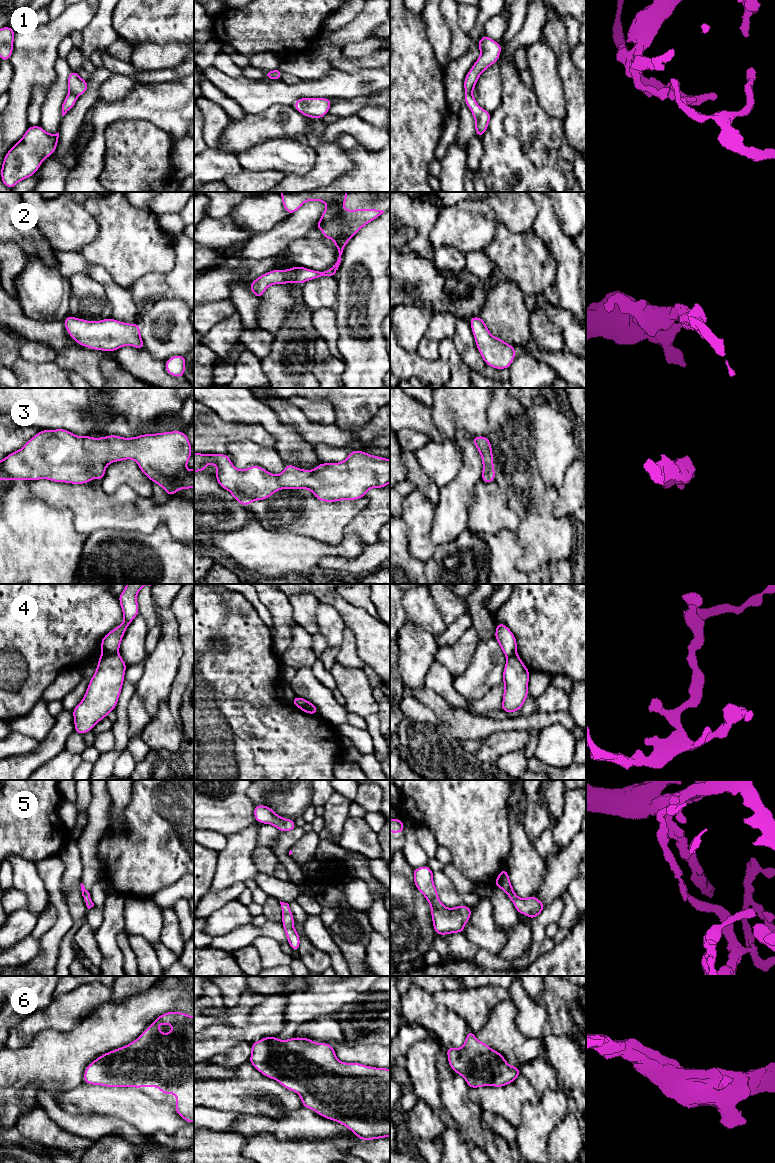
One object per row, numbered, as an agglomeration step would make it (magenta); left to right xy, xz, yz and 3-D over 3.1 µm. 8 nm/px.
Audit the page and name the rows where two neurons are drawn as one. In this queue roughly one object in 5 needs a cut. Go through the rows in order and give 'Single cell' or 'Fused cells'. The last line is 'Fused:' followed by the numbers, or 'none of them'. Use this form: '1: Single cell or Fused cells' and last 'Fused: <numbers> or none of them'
1: Fused cells
2: Single cell
3: Single cell
4: Fused cells
5: Single cell
6: Single cell
Fused: 1, 4

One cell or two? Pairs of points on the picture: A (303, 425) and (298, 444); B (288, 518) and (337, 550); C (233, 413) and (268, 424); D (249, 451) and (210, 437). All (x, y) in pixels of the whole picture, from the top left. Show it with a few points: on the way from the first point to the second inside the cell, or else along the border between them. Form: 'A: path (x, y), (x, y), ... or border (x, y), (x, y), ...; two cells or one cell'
A: border (281, 422), (290, 425), (312, 445); two cells
B: border (304, 535), (330, 544), (338, 544), (344, 537); two cells
C: path (242, 413), (257, 413), (259, 415); one cell
D: border (252, 441), (231, 442), (227, 445), (226, 453); two cells

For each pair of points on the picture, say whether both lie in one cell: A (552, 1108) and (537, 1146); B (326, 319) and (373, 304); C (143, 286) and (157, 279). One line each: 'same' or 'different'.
A: same
B: different
C: same

